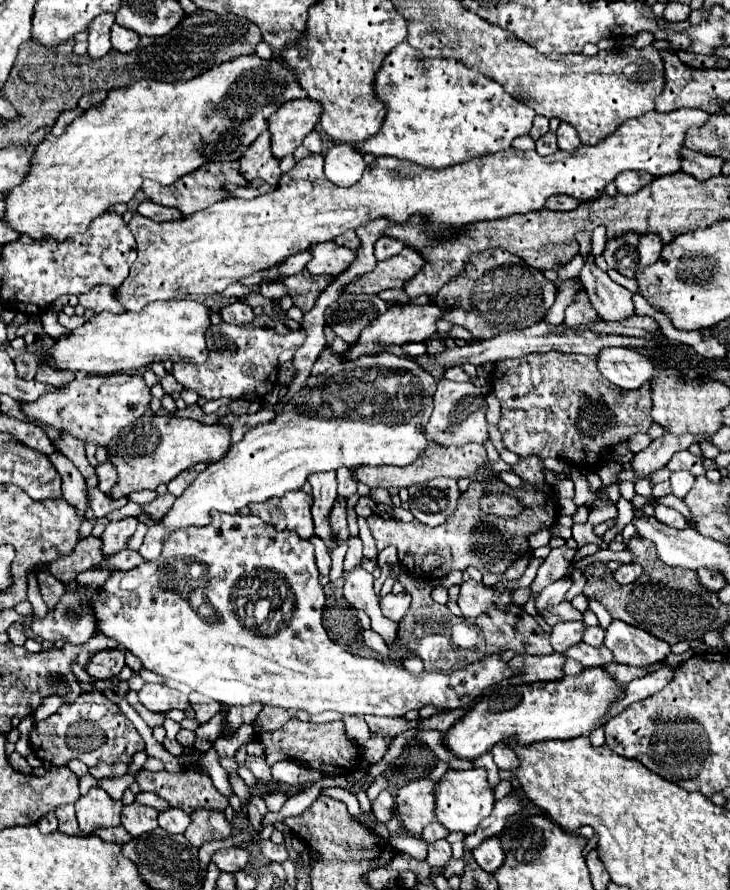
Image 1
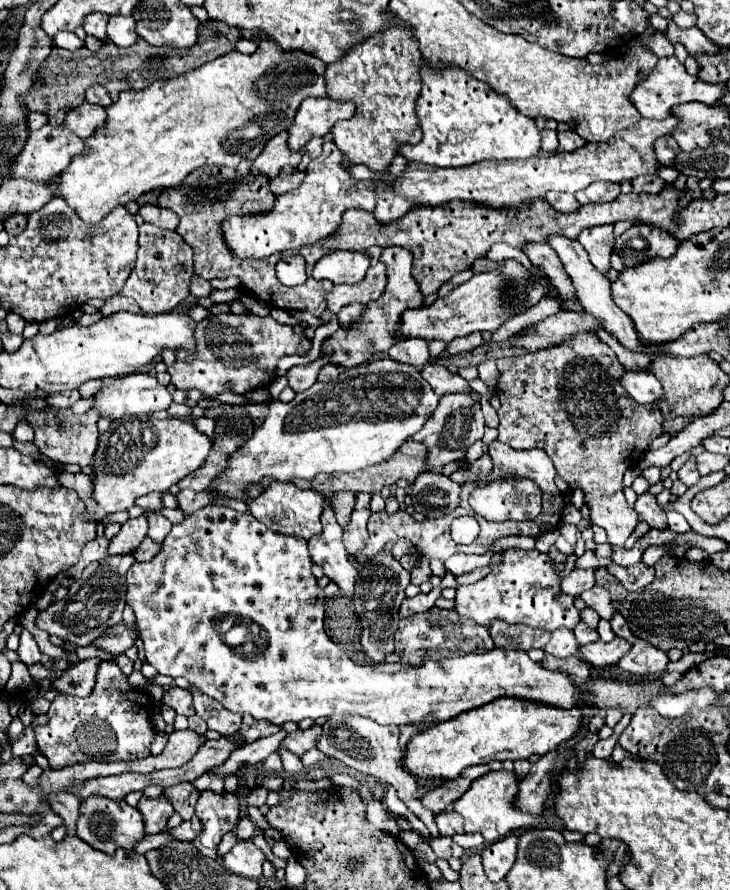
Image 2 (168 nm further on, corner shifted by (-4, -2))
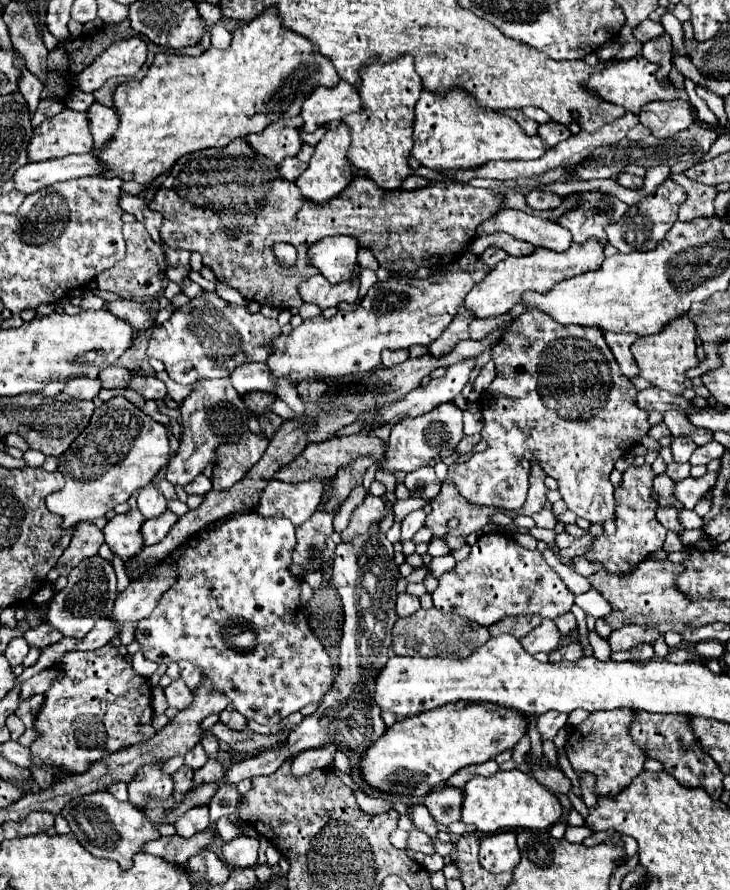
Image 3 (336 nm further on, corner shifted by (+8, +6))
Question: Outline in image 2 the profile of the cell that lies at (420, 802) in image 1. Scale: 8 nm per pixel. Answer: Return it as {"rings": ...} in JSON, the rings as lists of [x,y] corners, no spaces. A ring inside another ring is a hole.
{"rings":[[[487,764],[483,766],[471,766],[467,770],[463,770],[463,774],[457,780],[445,780],[441,786],[437,786],[435,790],[427,792],[421,798],[421,804],[427,806],[433,814],[439,814],[443,810],[447,810],[457,798],[461,798],[463,790],[467,790],[471,786],[471,782],[479,776],[483,776],[489,770]]]}

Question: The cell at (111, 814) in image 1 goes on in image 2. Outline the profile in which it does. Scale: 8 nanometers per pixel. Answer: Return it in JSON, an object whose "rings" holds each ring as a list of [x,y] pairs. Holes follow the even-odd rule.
{"rings":[[[85,798],[81,802],[81,814],[77,820],[77,836],[85,840],[89,846],[113,854],[119,846],[127,848],[127,852],[133,850],[133,844],[139,842],[143,834],[143,818],[137,808],[129,806],[125,800],[109,800],[109,798]]]}

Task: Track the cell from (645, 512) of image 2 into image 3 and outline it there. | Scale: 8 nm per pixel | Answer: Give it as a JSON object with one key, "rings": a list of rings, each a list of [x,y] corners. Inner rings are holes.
{"rings":[[[643,464],[639,468],[631,466],[629,470],[623,472],[621,484],[615,488],[615,522],[617,522],[617,532],[608,536],[602,534],[597,536],[591,544],[591,548],[585,552],[589,560],[599,560],[605,564],[609,572],[615,574],[625,574],[627,570],[635,568],[643,558],[647,558],[651,552],[661,550],[667,530],[657,522],[655,510],[657,502],[653,500],[653,478],[655,472],[649,464]]]}

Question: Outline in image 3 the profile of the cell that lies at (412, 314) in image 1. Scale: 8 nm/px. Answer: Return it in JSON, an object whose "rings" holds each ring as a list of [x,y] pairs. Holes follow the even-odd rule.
{"rings":[[[589,238],[585,244],[571,244],[565,252],[553,252],[547,248],[535,248],[533,254],[521,256],[521,258],[505,258],[501,260],[479,284],[473,286],[473,290],[465,296],[465,308],[477,314],[477,318],[489,318],[509,312],[519,300],[521,294],[527,290],[547,294],[551,288],[567,278],[573,278],[581,272],[589,272],[601,266],[605,260],[603,256],[603,244],[595,242],[595,238]]]}

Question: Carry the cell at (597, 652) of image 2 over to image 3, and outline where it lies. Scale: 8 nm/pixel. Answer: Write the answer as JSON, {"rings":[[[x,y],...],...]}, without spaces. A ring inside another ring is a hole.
{"rings":[[[623,626],[621,630],[613,630],[611,636],[609,636],[609,644],[611,644],[611,650],[613,652],[619,652],[619,650],[631,650],[639,644],[653,644],[657,638],[659,638],[659,630],[655,628],[647,628],[647,626]]]}

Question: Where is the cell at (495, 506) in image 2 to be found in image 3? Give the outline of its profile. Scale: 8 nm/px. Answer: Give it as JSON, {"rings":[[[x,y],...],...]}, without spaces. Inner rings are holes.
{"rings":[[[527,310],[513,320],[491,356],[495,360],[497,378],[491,382],[489,390],[481,394],[485,422],[481,438],[487,442],[487,450],[473,454],[461,466],[457,464],[453,480],[459,494],[473,504],[519,510],[527,496],[531,462],[537,462],[547,476],[559,482],[561,498],[579,518],[591,524],[603,524],[613,518],[615,498],[609,474],[615,462],[627,454],[631,446],[641,442],[651,426],[647,412],[635,402],[637,388],[621,374],[603,332],[599,328],[561,326],[539,310]]]}

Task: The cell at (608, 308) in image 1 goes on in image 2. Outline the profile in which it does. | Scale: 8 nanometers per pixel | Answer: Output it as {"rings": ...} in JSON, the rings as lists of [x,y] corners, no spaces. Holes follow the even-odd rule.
{"rings":[[[595,226],[595,228],[587,228],[579,234],[577,238],[583,248],[587,250],[589,258],[591,258],[591,264],[601,272],[601,274],[607,274],[607,270],[611,268],[609,266],[609,258],[611,258],[611,250],[613,250],[613,244],[615,244],[615,238],[613,238],[613,226]]]}

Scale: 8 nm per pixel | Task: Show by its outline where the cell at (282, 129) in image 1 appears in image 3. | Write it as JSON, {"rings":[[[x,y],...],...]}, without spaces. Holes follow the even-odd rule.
{"rings":[[[339,82],[335,88],[315,88],[303,102],[301,118],[305,120],[303,132],[315,132],[329,122],[341,122],[347,114],[363,110],[359,92],[349,82]]]}

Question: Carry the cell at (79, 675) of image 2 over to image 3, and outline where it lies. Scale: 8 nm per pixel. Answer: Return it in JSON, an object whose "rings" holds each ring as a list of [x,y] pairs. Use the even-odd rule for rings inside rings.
{"rings":[[[43,670],[43,672],[35,674],[33,678],[25,680],[25,682],[21,684],[19,700],[21,700],[21,702],[27,702],[31,696],[35,696],[35,694],[43,694],[43,692],[51,686],[53,678],[55,678],[55,670]]]}

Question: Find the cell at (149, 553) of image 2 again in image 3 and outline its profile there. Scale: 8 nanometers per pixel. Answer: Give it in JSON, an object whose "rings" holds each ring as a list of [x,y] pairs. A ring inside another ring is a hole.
{"rings":[[[165,510],[165,514],[161,514],[159,518],[151,518],[151,520],[145,520],[143,524],[143,540],[145,540],[145,546],[151,546],[151,544],[157,544],[163,540],[163,536],[171,530],[171,526],[179,520],[177,514],[173,514],[171,510]]]}

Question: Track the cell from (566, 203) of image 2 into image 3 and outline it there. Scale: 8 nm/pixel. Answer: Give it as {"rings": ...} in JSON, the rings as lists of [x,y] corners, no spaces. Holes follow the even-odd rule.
{"rings":[[[533,190],[533,192],[529,192],[529,194],[525,196],[525,202],[527,202],[527,206],[529,206],[531,210],[541,212],[541,210],[557,208],[557,206],[563,202],[563,198],[557,196],[557,194],[553,194],[551,190]]]}

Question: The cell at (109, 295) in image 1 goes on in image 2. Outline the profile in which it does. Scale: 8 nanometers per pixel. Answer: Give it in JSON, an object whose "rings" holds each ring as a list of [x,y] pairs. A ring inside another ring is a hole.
{"rings":[[[117,294],[117,296],[109,298],[109,300],[105,300],[105,304],[103,304],[103,308],[101,308],[99,312],[101,312],[103,316],[109,316],[109,314],[115,314],[115,312],[121,312],[121,310],[125,310],[125,312],[135,312],[135,314],[141,314],[139,306],[137,306],[135,302],[131,302],[131,298],[127,298],[127,296],[121,296],[121,294]]]}

